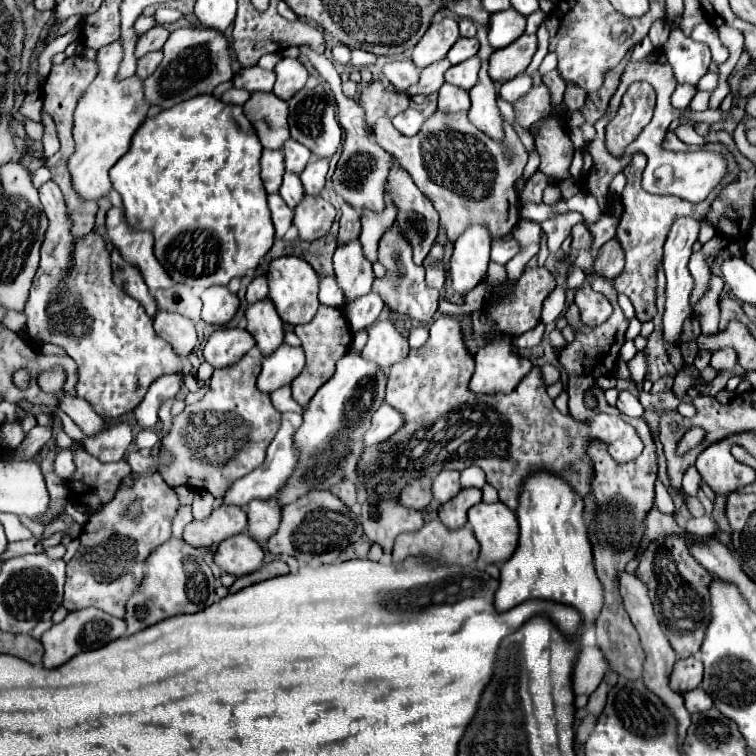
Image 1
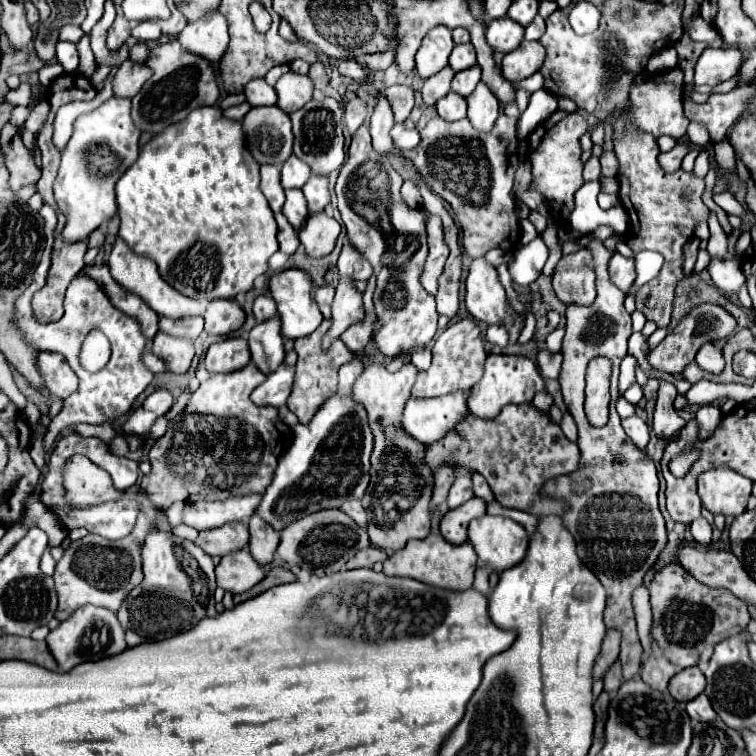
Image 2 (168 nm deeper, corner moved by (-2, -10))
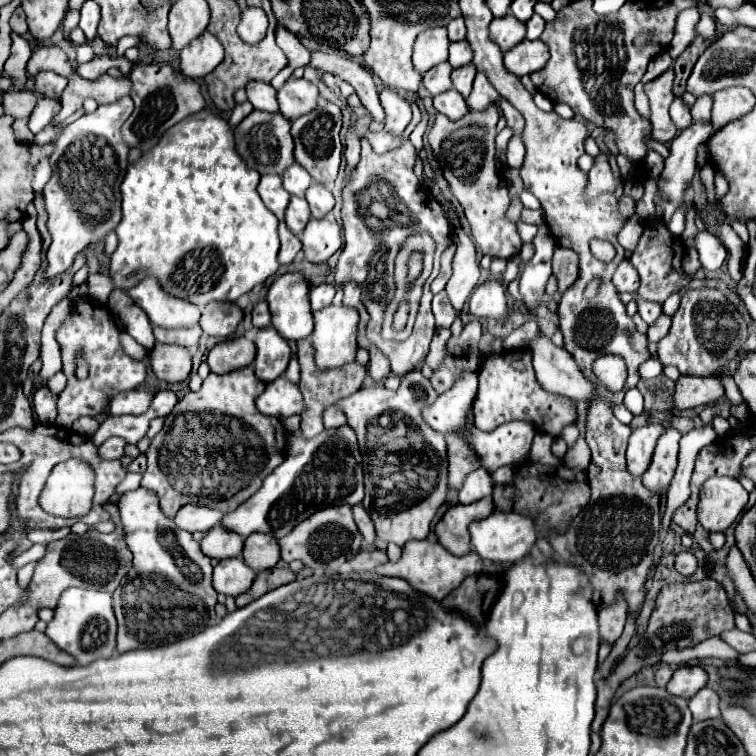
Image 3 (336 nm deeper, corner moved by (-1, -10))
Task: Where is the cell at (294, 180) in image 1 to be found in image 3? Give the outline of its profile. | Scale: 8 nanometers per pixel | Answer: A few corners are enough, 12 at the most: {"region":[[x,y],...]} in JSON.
{"region":[[290,198],[286,224],[300,234],[310,220],[306,198]]}

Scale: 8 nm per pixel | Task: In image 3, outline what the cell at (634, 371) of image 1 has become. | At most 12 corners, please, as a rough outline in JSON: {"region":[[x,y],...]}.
{"region":[[722,292],[682,294],[656,344],[664,364],[712,376],[748,330]]}

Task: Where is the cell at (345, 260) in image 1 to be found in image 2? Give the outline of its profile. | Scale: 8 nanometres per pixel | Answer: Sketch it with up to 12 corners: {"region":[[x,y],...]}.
{"region":[[341,278],[333,300],[327,350],[349,326],[363,322],[361,292]]}

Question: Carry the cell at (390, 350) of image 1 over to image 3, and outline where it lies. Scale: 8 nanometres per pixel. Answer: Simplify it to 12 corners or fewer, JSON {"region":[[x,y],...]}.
{"region":[[416,368],[338,402],[384,542],[424,540],[448,492],[436,396]]}

